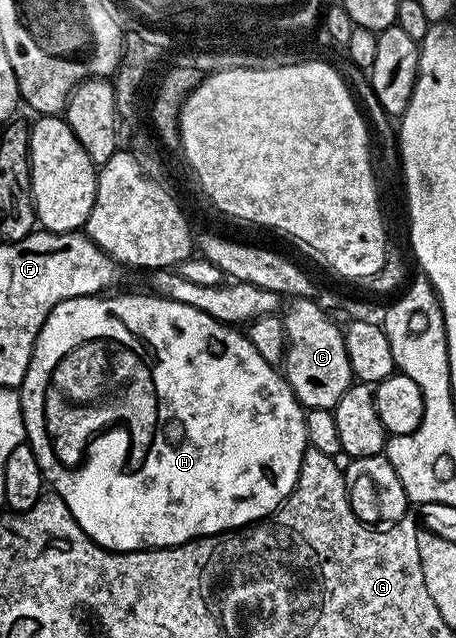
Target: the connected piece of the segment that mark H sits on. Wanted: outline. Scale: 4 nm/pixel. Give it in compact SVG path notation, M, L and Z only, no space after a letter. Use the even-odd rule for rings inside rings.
M115 294L78 296L53 306L49 318L45 318L41 326L41 334L37 334L29 370L25 370L23 383L17 389L23 407L23 425L27 431L25 440L31 445L50 491L69 506L69 514L73 514L81 530L85 530L91 540L112 552L172 548L198 540L201 536L218 536L221 532L244 528L274 512L295 489L301 458L309 446L305 430L307 412L288 386L282 371L276 365L265 362L265 358L257 354L257 346L253 346L238 327L223 324L193 306L164 300L158 294L111 295Z

